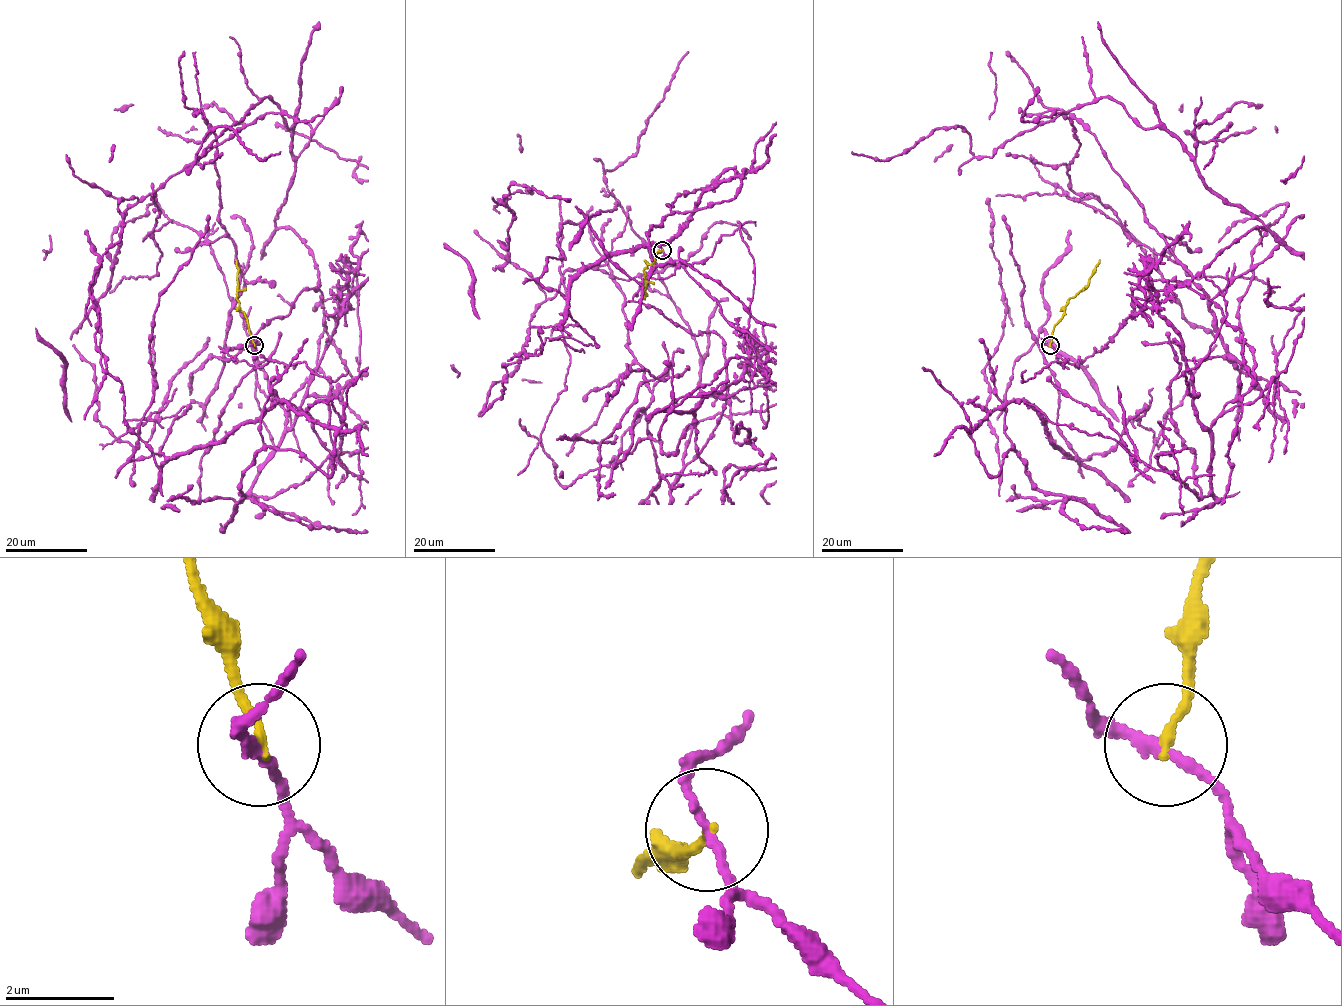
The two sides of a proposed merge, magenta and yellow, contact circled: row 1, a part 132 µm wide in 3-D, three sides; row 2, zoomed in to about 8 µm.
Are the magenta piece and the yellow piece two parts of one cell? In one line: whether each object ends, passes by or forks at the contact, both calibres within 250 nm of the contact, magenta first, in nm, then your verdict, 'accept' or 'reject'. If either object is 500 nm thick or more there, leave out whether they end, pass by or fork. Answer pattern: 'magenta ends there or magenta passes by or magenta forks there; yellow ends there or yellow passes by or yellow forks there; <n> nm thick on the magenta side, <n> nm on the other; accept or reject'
magenta passes by; yellow ends there; 160 nm thick on the magenta side, 170 nm on the other; reject

